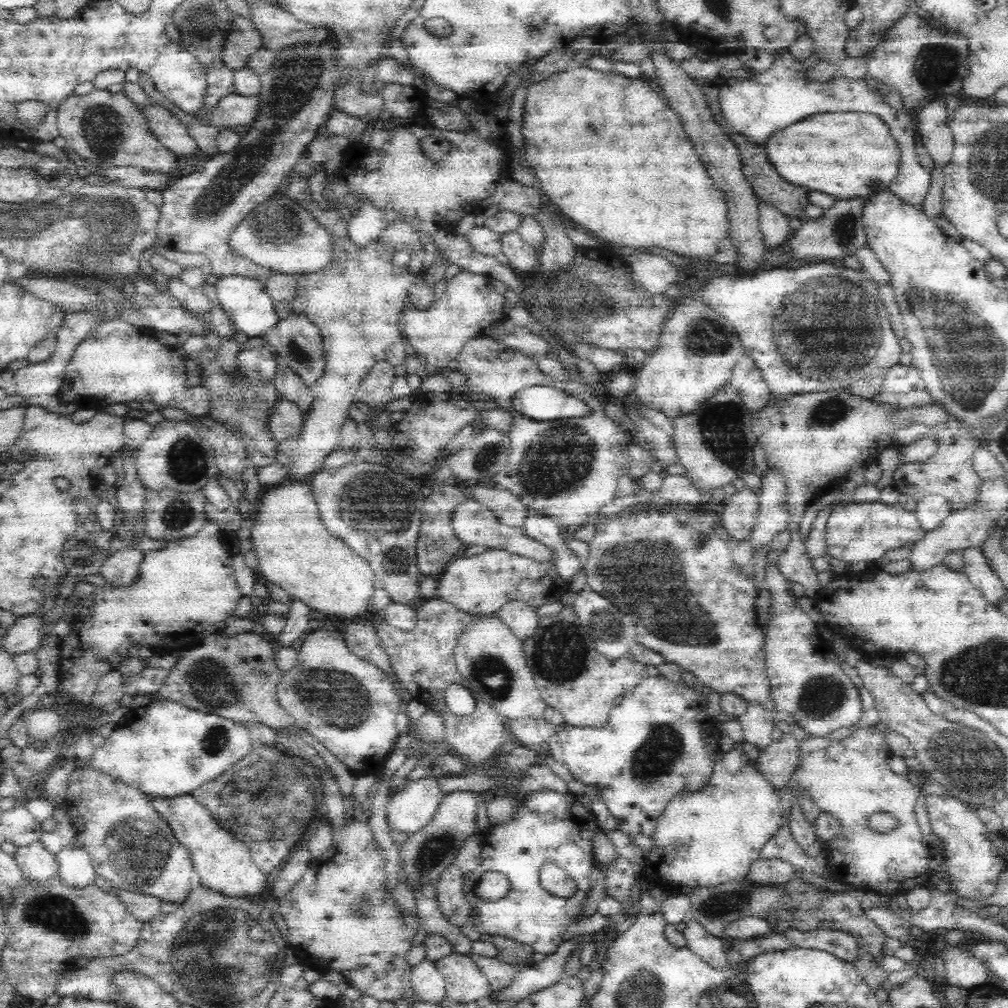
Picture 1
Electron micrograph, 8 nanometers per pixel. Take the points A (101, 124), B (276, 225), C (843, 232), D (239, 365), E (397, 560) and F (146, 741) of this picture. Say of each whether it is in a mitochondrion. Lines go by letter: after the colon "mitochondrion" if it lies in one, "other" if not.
A: mitochondrion
B: mitochondrion
C: mitochondrion
D: other
E: mitochondrion
F: other

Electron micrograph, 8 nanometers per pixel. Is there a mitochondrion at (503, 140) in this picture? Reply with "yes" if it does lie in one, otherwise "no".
no

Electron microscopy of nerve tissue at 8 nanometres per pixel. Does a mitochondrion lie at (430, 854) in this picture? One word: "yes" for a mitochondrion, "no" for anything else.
yes

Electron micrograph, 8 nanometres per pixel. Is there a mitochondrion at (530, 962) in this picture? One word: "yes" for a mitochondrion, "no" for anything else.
no

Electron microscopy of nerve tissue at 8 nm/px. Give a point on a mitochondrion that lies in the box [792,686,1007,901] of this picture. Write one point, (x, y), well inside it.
(963, 762)

